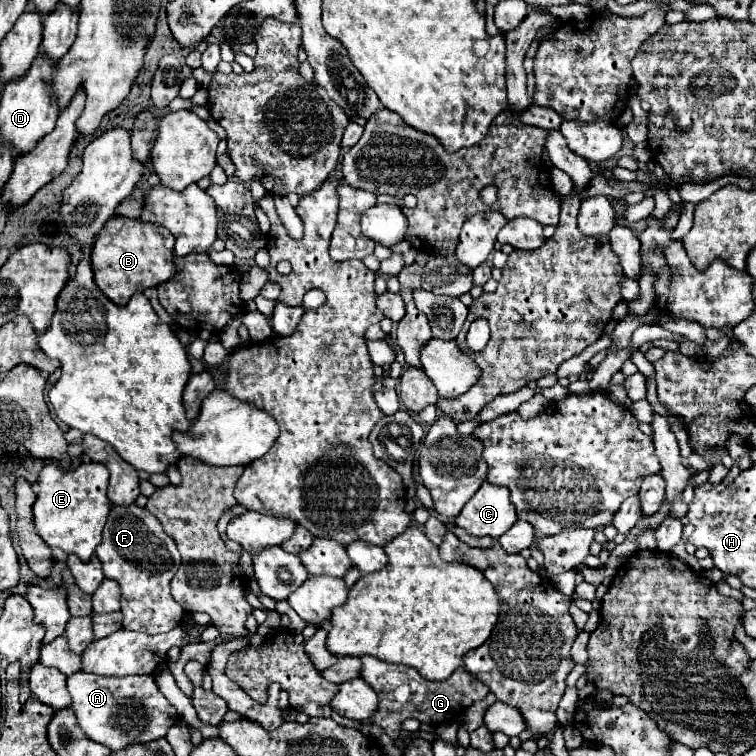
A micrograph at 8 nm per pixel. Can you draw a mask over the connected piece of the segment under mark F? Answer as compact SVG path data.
M136 504L112 506L104 526L104 540L96 548L106 578L112 578L122 588L122 626L136 632L160 634L184 620L182 606L170 594L170 580L180 566L180 554L174 540L164 534L162 524L146 508Z

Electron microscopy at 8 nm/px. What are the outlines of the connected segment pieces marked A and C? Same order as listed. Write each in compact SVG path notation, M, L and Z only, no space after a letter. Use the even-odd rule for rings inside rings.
M80 670L70 674L66 684L72 698L72 710L78 718L78 726L90 740L100 742L110 750L120 750L134 742L150 742L160 736L166 736L168 728L178 718L174 706L156 688L152 676L100 678L98 674L88 674ZM124 702L132 704L126 706ZM128 710L136 710L138 714L130 716Z
M484 482L454 518L454 524L472 536L500 538L516 520L516 508L510 502L510 492L506 486Z

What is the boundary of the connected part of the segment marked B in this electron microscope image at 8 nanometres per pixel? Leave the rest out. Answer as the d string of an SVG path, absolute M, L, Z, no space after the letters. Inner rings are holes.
M112 216L96 236L92 270L98 288L114 304L126 304L134 292L162 284L174 276L174 236L158 224Z

